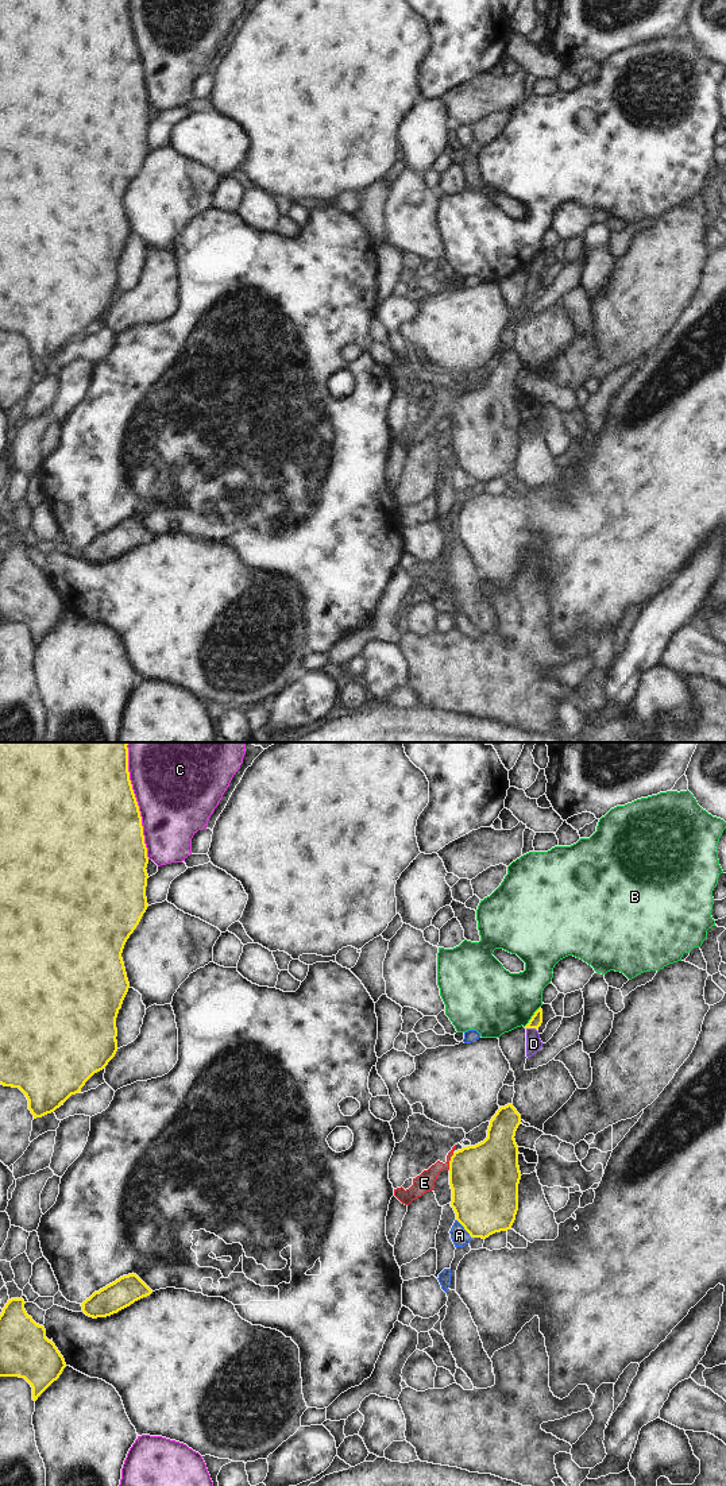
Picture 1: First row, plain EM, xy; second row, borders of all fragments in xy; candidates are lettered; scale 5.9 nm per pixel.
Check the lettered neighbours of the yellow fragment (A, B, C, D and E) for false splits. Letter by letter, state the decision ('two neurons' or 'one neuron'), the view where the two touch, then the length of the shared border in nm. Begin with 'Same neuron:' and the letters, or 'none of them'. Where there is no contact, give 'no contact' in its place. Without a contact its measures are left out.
Same neuron: E
A: two neurons; contact in xy; length 140 nm
B: two neurons; contact in xy; length 150 nm
C: two neurons; contact in xy; length 650 nm
D: two neurons; contact in xy; length 70 nm
E: one neuron; contact in xy; length 110 nm

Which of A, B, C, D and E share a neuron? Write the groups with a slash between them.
A / B / C / D / E

